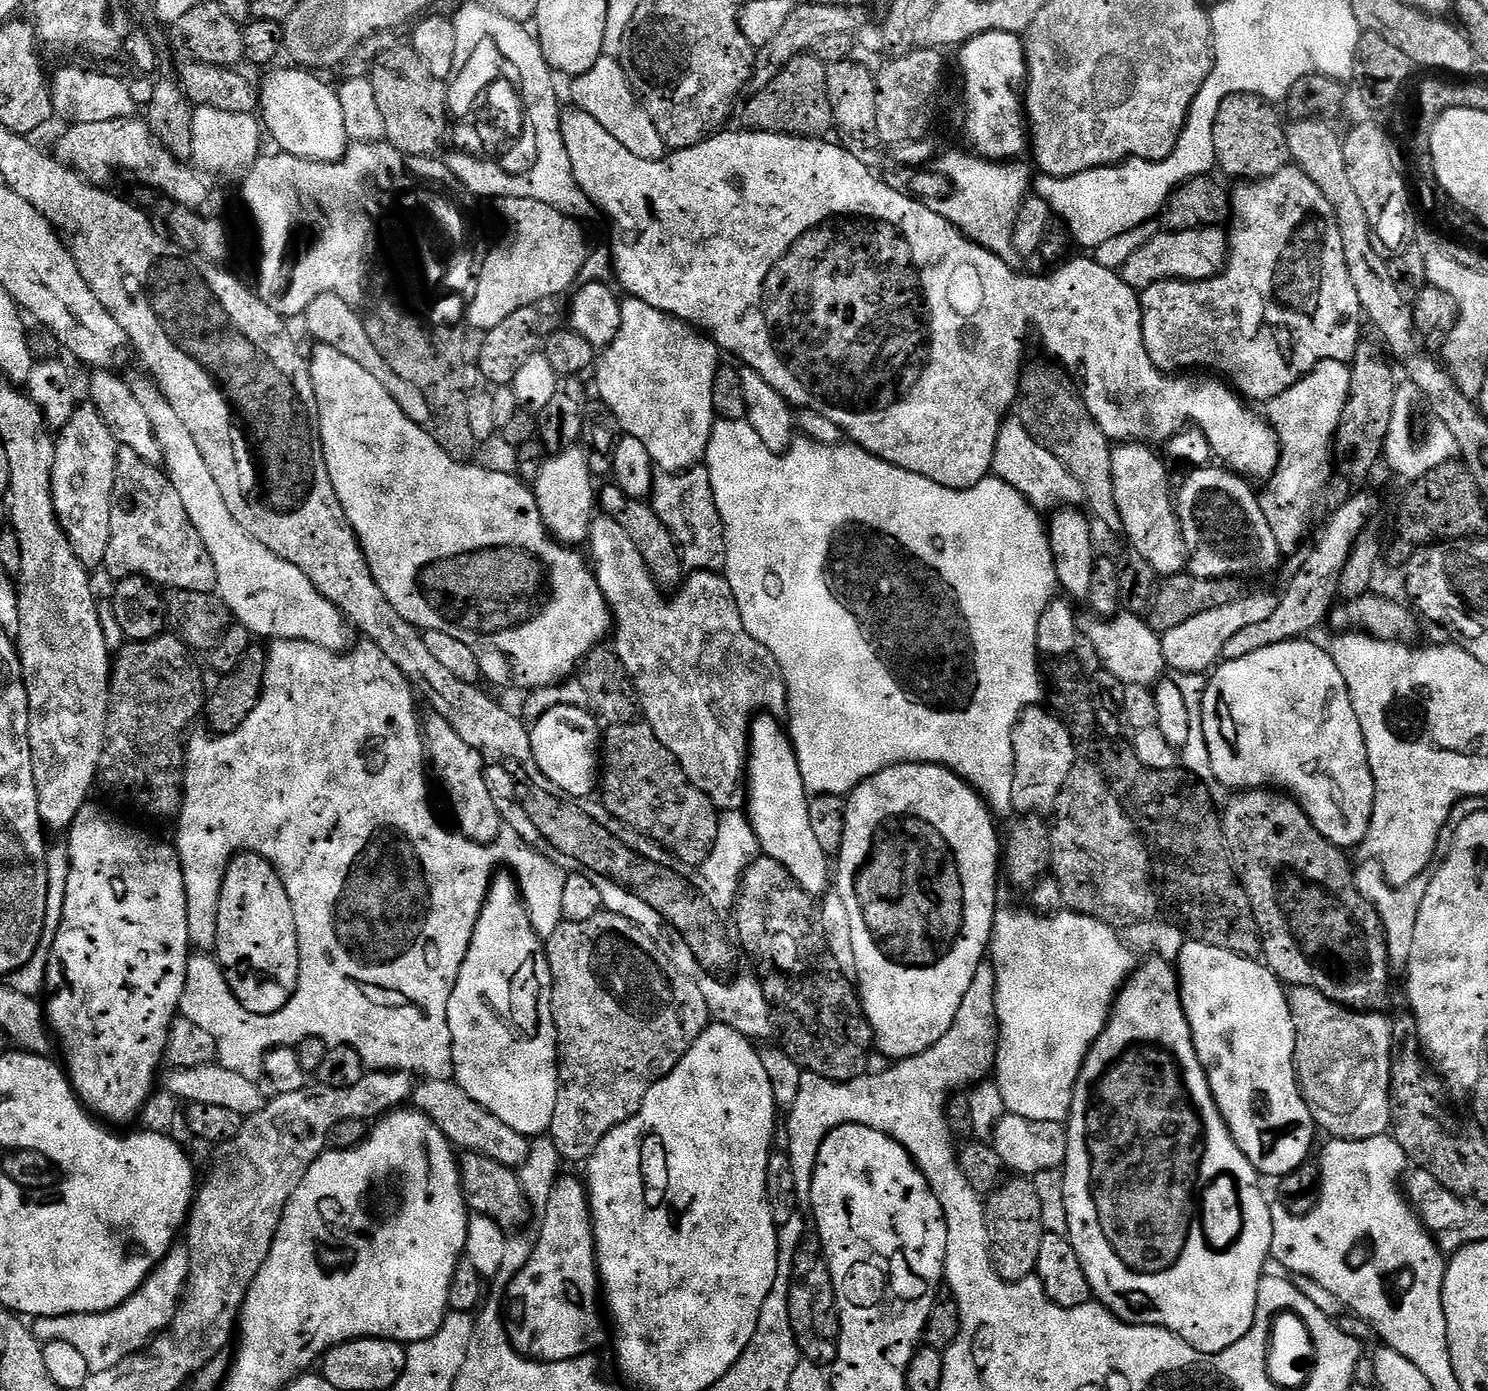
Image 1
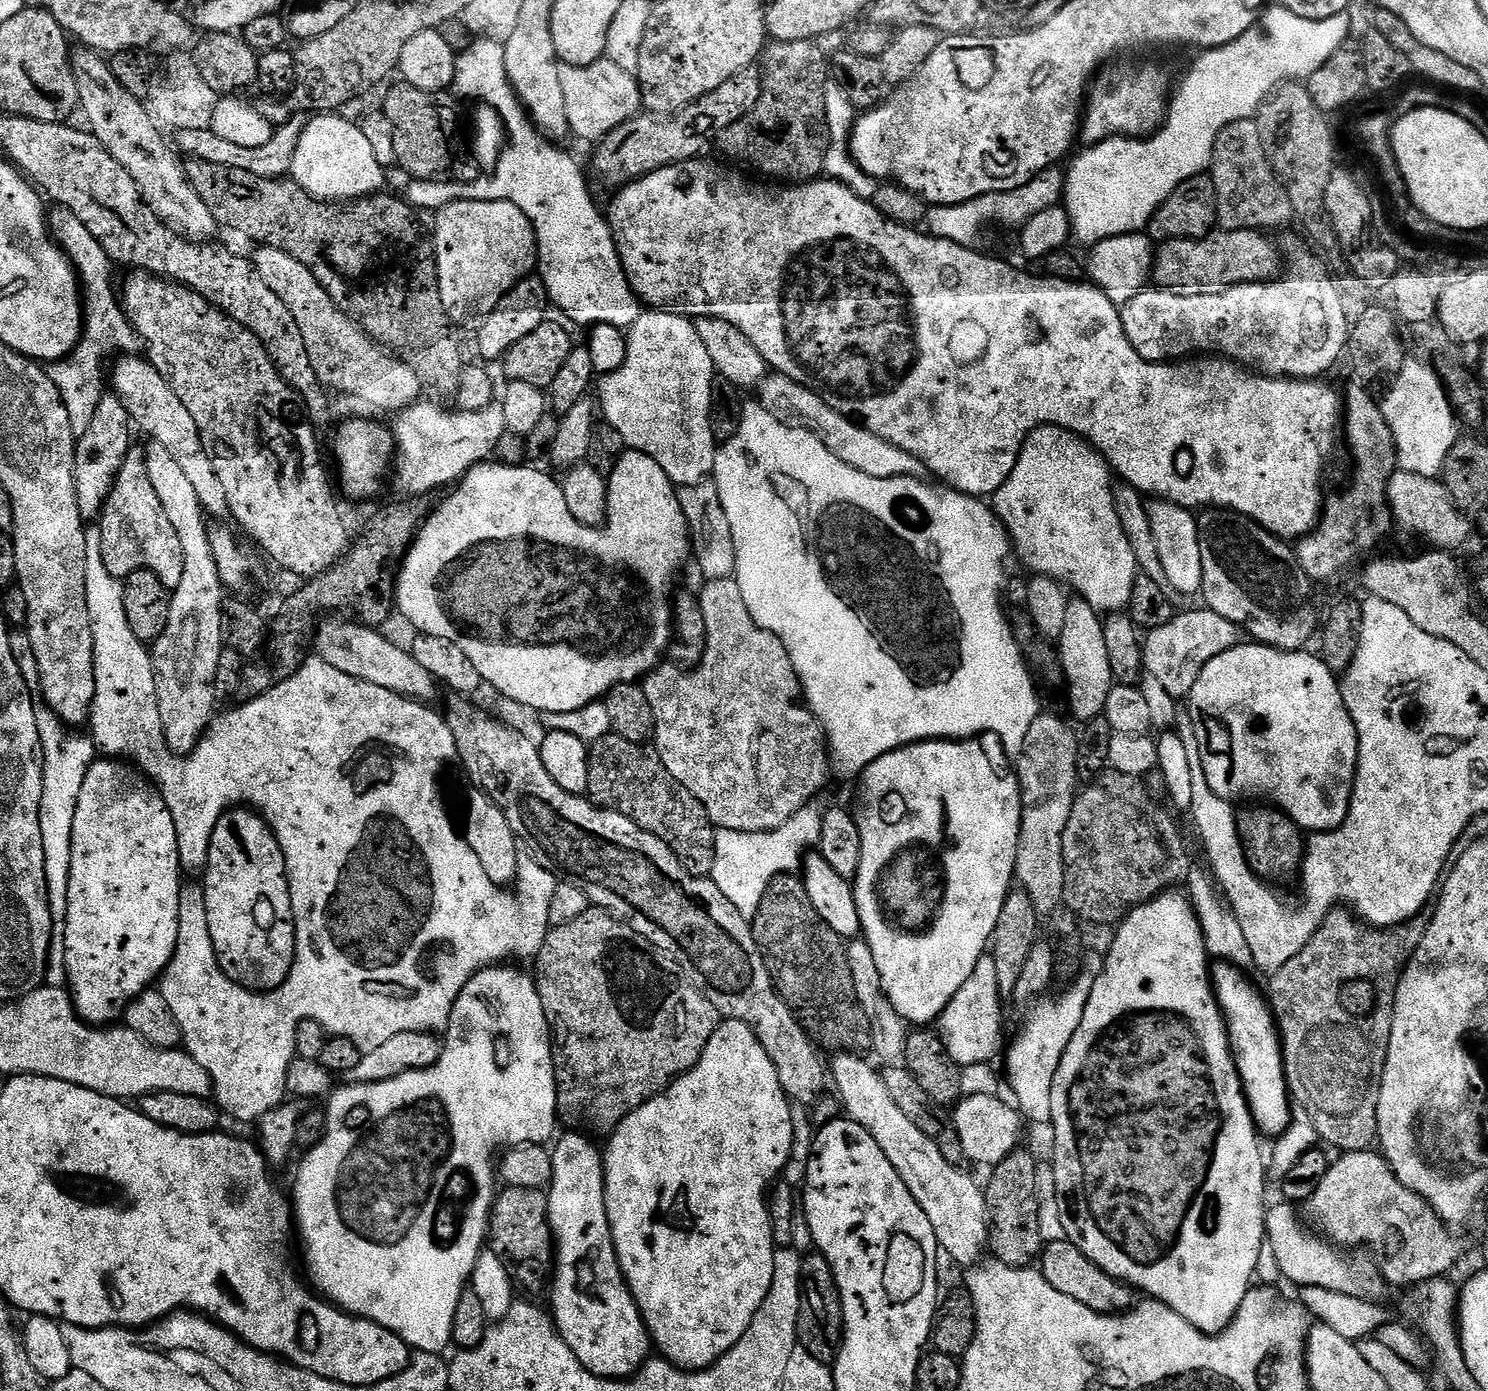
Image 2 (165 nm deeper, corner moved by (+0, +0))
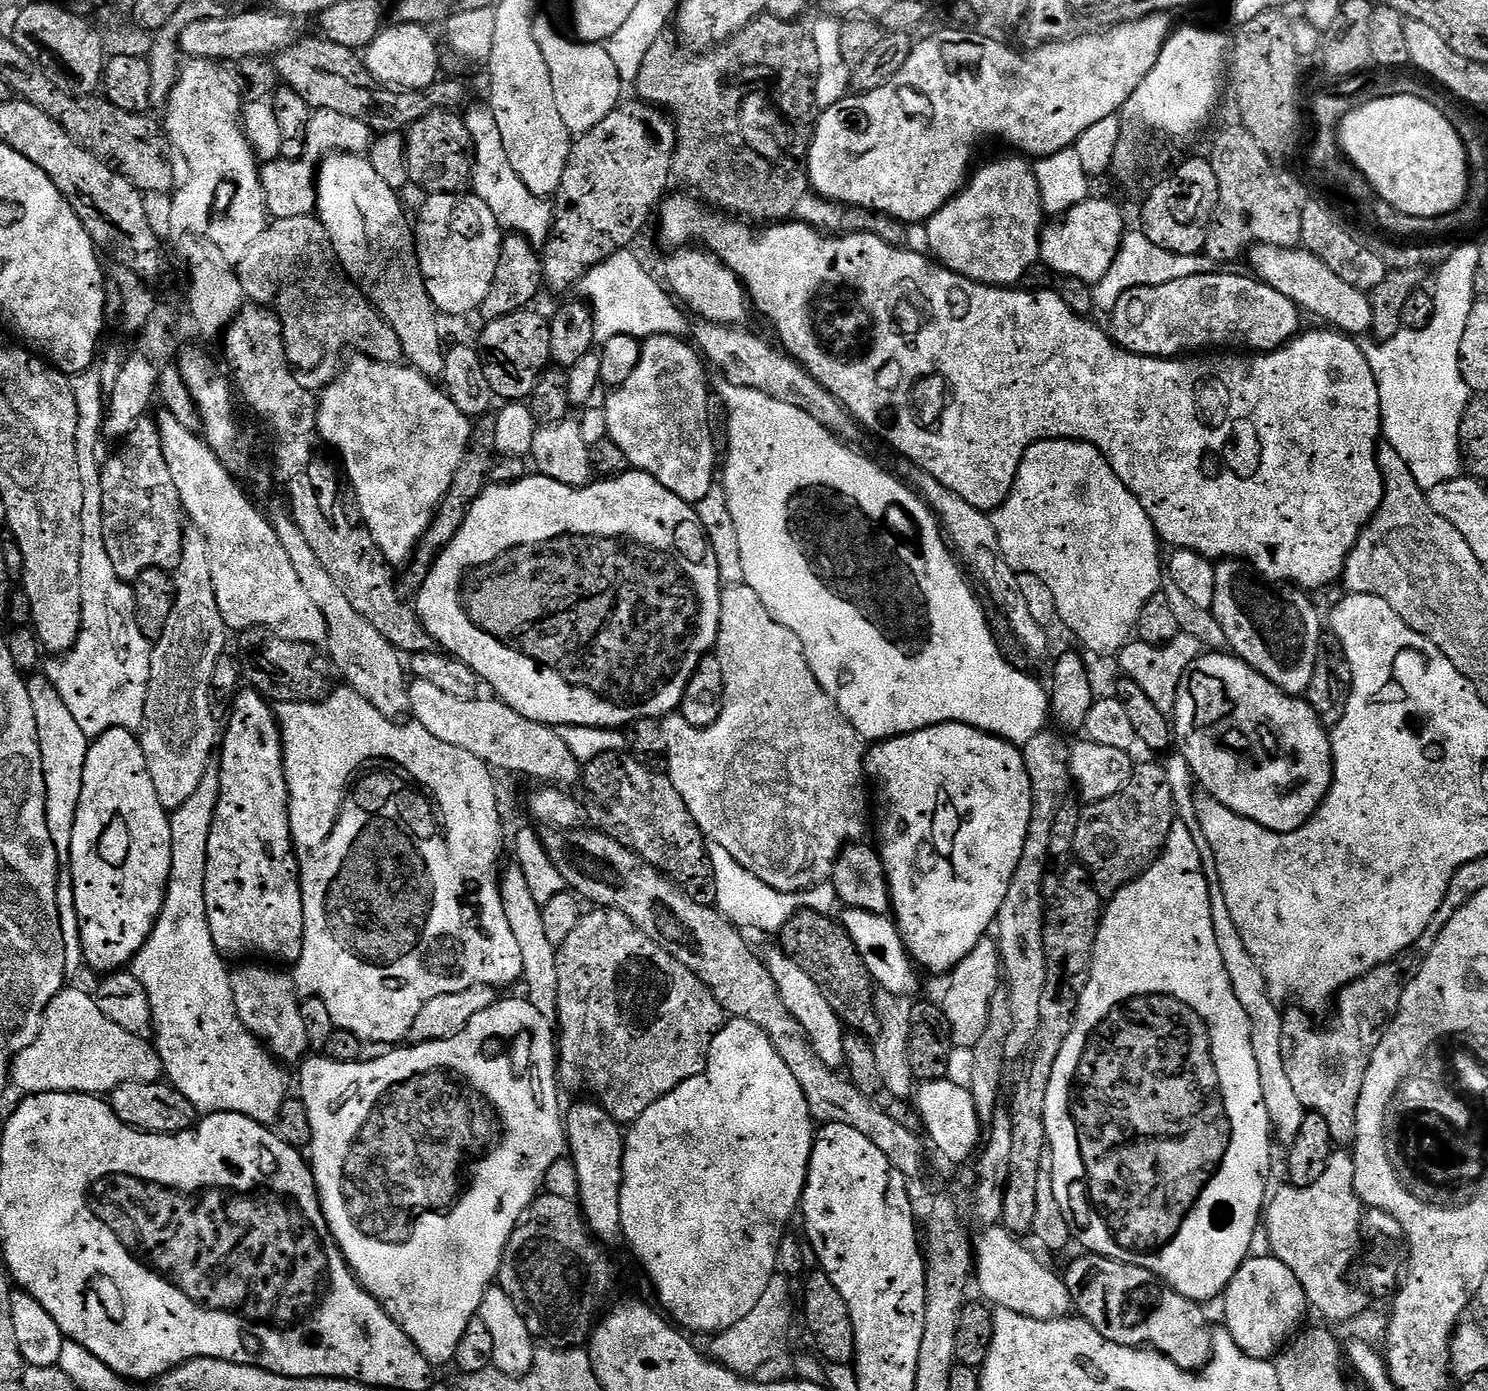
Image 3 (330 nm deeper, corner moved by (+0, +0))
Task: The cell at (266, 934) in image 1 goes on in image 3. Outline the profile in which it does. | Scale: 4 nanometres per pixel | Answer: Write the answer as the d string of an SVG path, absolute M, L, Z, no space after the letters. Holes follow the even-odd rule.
M255 690L241 691L239 695L231 701L230 717L227 719L226 725L228 729L223 729L222 743L219 745L221 752L221 788L220 797L218 798L216 812L213 814L212 827L209 830L209 852L208 861L206 862L206 880L205 880L205 904L206 918L210 922L210 938L214 938L214 946L217 952L225 958L231 956L265 956L265 961L276 962L272 960L281 960L282 963L288 964L284 966L295 965L296 959L302 954L302 942L304 941L304 911L302 910L302 890L300 889L300 863L296 861L296 848L292 844L292 827L290 826L290 814L288 813L288 783L286 782L286 774L284 773L284 741L280 738L280 721L277 713L274 711L273 705L265 700L259 692Z

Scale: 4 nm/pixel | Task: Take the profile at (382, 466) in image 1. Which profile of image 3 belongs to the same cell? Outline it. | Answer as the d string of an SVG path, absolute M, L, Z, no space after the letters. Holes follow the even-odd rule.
M629 470L618 476L600 478L595 482L589 482L582 488L571 488L562 482L554 482L549 476L529 474L525 476L523 480L515 480L512 484L492 484L485 488L484 493L472 503L470 510L466 514L466 522L462 522L458 534L454 534L454 542L450 542L450 546L446 546L446 550L438 558L438 562L430 570L426 582L421 586L414 600L414 607L416 613L420 615L420 620L426 626L426 630L436 640L437 645L439 645L443 651L455 656L456 659L466 662L466 666L470 666L474 669L481 681L483 681L487 687L489 684L489 686L496 691L493 693L495 693L499 699L503 700L504 703L511 706L518 714L522 714L522 718L533 720L539 724L555 726L560 730L571 730L574 727L624 730L631 726L635 720L660 720L663 717L673 715L673 713L679 709L680 703L682 702L682 694L686 694L686 686L690 682L694 670L698 670L702 658L709 655L709 653L715 649L716 639L720 636L720 619L722 618L721 591L722 581L718 574L718 558L714 558L714 550L710 546L708 536L704 532L704 527L698 518L695 507L687 504L682 498L678 498L678 494L670 494L670 490L666 490L666 486L662 486L662 482L658 482L650 474Z

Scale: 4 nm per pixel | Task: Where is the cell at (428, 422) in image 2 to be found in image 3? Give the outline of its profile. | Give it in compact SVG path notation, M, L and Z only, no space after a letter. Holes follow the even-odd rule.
M363 354L353 355L353 360L348 365L343 365L342 371L337 375L336 379L319 393L318 403L318 426L316 431L320 434L320 439L325 445L328 444L334 451L340 455L339 463L342 465L343 475L352 483L352 492L356 495L356 504L360 507L360 516L363 527L368 529L369 534L374 538L374 542L382 550L382 554L387 558L389 564L393 566L404 566L413 559L417 544L428 533L428 528L432 524L433 518L436 517L436 510L448 495L450 486L454 482L454 474L458 470L458 462L462 462L462 458L466 454L468 444L472 441L473 421L466 415L462 414L462 410L458 410L458 406L454 406L454 402L449 398L448 393L443 387L436 388L429 377L424 376L421 372L416 371L411 366L401 366L400 364L386 364L370 359L369 356Z

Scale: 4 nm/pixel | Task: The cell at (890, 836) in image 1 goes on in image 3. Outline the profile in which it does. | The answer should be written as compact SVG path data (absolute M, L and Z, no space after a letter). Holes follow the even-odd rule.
M935 724L917 732L907 732L905 736L894 736L890 740L873 743L865 755L864 770L869 777L877 776L880 779L880 792L884 795L884 821L880 824L878 851L888 875L888 888L892 891L891 911L894 913L896 927L900 930L900 937L904 939L908 955L925 973L951 973L958 966L958 962L962 962L962 958L966 958L966 954L970 954L970 950L974 950L974 946L978 946L978 942L989 935L990 929L995 925L1002 898L1006 898L1006 890L1010 890L1014 870L1018 870L1022 846L1026 846L1026 834L1032 813L1032 787L1030 774L1026 774L1023 751L1001 736L983 732L981 728L971 728L968 724Z

